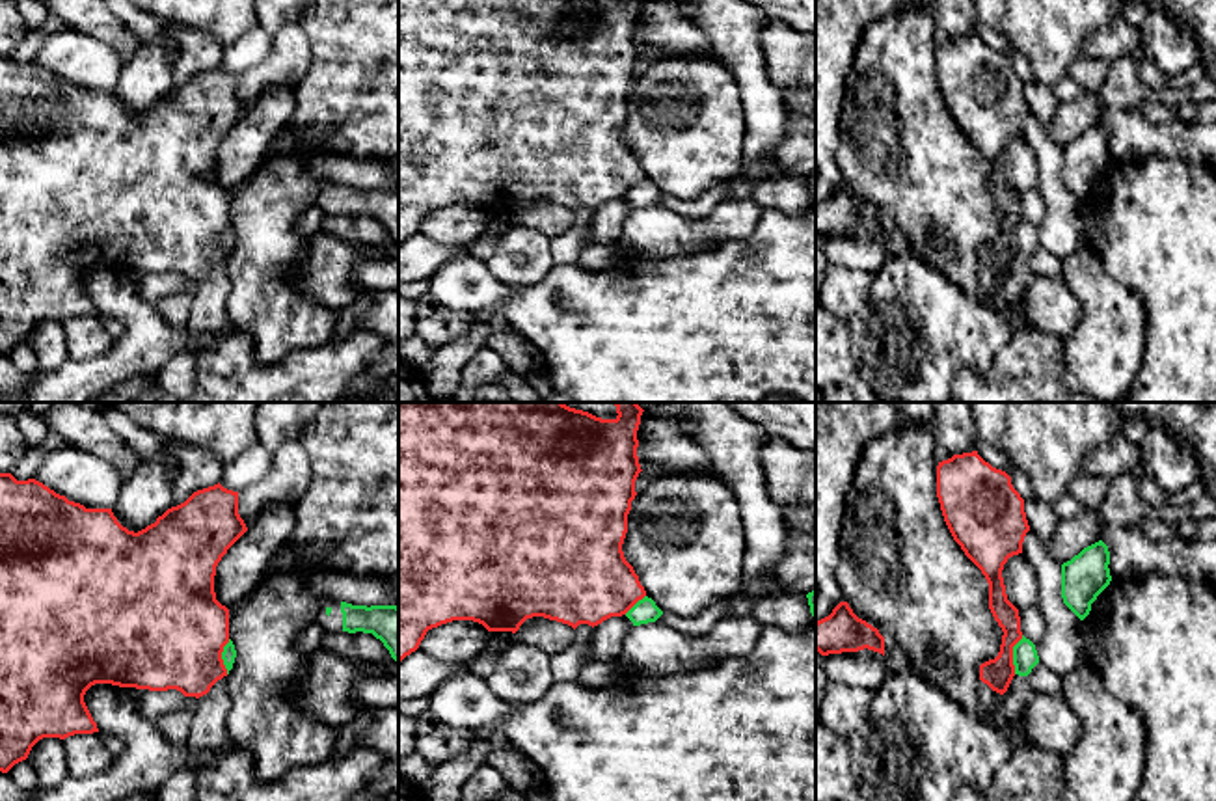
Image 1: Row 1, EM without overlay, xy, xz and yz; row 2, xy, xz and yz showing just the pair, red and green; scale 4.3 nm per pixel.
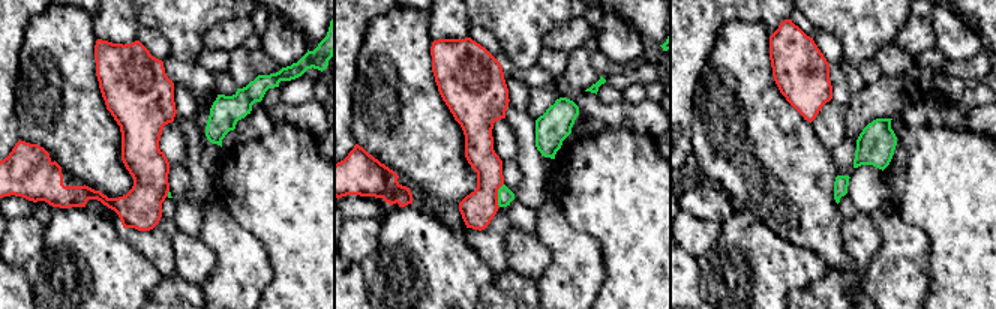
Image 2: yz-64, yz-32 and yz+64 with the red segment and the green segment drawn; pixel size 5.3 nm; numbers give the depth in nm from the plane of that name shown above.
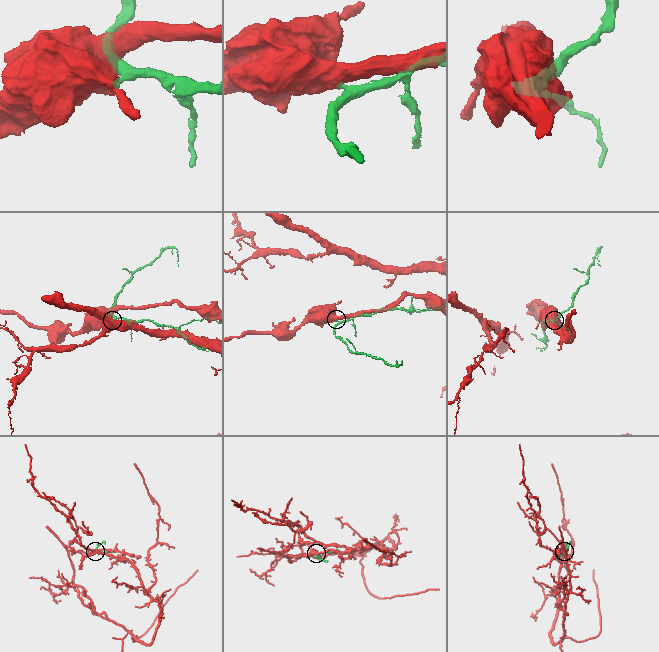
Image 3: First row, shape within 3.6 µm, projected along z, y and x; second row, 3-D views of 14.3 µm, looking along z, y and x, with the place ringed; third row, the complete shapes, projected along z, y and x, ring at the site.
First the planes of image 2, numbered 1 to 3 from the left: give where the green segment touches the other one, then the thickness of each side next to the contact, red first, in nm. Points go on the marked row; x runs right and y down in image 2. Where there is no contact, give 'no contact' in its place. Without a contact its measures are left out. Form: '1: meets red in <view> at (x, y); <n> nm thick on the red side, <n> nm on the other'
1: meets red in yz-64 at (167, 194); 220 nm thick on the red side, 20 nm on the other
2: meets red in yz-32 at (497, 195); 190 nm thick on the red side, 80 nm on the other
3: no contact

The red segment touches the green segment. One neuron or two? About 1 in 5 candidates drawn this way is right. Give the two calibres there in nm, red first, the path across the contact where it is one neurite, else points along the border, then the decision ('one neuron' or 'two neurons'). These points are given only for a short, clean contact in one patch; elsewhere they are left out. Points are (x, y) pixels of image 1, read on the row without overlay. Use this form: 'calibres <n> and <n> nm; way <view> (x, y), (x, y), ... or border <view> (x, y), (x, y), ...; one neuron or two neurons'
calibres 130 and 110 nm; border yz (1023, 218), (1013, 230), (1013, 256); two neurons

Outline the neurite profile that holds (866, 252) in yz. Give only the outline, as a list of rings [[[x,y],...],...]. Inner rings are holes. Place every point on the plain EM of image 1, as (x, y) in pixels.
[[[868,231],[823,238],[823,253],[829,265],[871,274],[877,274],[888,257],[885,238]]]

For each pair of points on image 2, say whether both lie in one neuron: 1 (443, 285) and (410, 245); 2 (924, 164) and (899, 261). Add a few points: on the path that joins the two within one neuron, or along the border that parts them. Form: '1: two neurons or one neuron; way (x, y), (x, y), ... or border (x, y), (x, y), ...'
1: one neuron; way (432, 275), (419, 261), (417, 255)
2: two neurons; border (891, 200), (899, 215), (926, 234), (929, 252)

